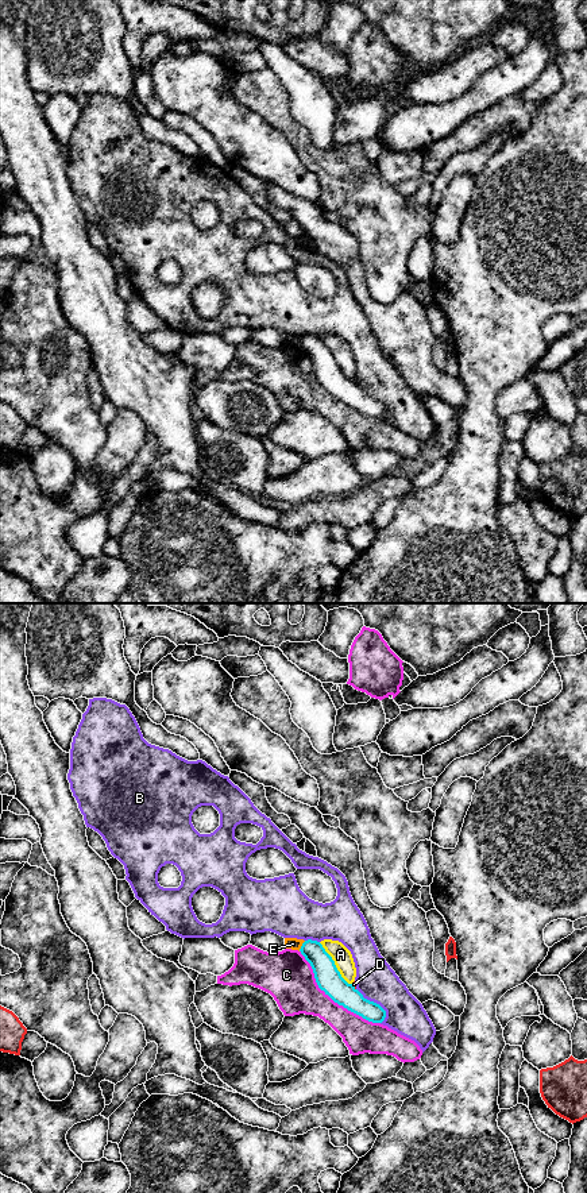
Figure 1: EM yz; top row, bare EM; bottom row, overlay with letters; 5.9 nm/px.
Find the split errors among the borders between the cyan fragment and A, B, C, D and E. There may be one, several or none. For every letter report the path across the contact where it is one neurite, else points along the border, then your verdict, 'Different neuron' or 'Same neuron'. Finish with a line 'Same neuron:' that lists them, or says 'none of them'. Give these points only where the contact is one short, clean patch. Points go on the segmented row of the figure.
A: Different neuron
B: Different neuron
C: Different neuron
D: Different neuron
E: Boundary: yz (305, 941), (298, 950). Different neuron
Same neuron: none of them

